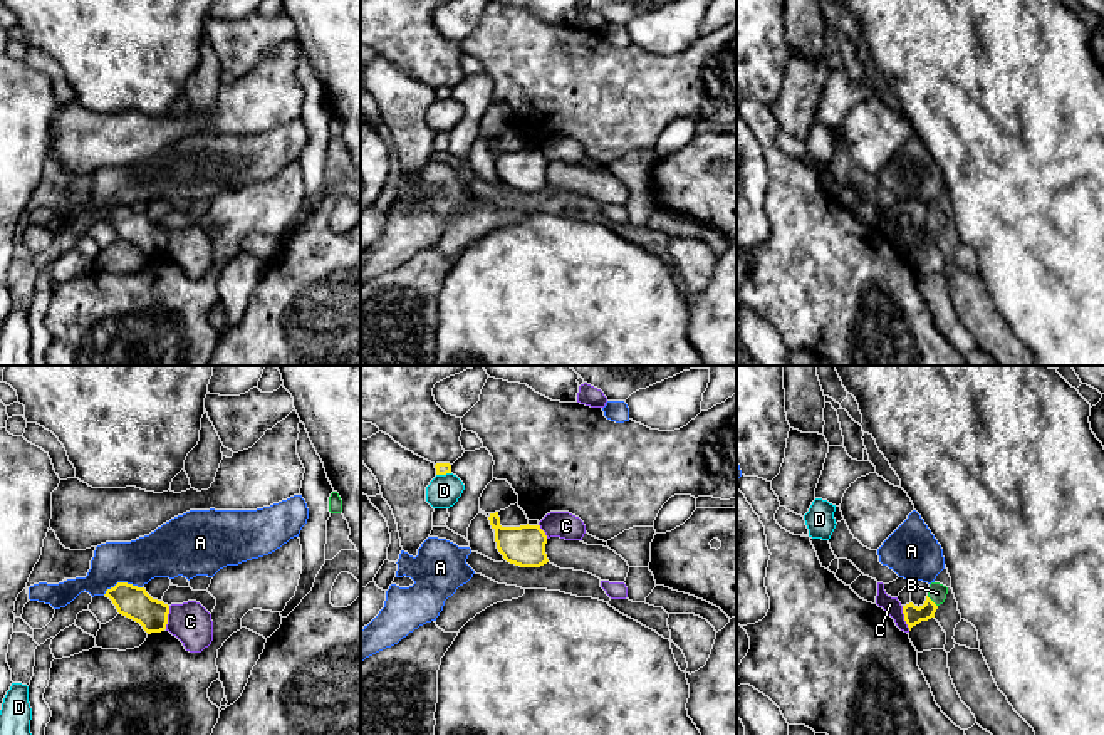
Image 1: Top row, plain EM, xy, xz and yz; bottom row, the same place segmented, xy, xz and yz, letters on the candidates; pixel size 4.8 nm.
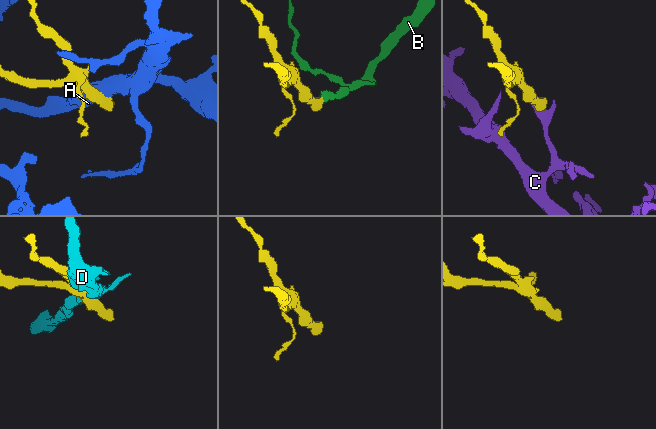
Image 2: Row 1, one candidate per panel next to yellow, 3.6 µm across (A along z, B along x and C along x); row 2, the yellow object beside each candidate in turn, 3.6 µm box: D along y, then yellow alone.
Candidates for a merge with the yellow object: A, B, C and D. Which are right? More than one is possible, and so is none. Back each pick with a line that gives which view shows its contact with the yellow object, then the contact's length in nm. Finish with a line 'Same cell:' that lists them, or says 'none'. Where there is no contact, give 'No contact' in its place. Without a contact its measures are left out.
B: Touches yellow in yz. Shared border 80 nm
Same cell: B

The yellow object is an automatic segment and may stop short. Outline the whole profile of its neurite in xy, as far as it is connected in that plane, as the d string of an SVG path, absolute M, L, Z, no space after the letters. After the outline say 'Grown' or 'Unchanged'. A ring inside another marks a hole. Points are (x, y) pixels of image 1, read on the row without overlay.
M117 206L104 220L112 225L119 238L139 247L148 258L166 253L169 230L153 223L144 211Z. Unchanged

